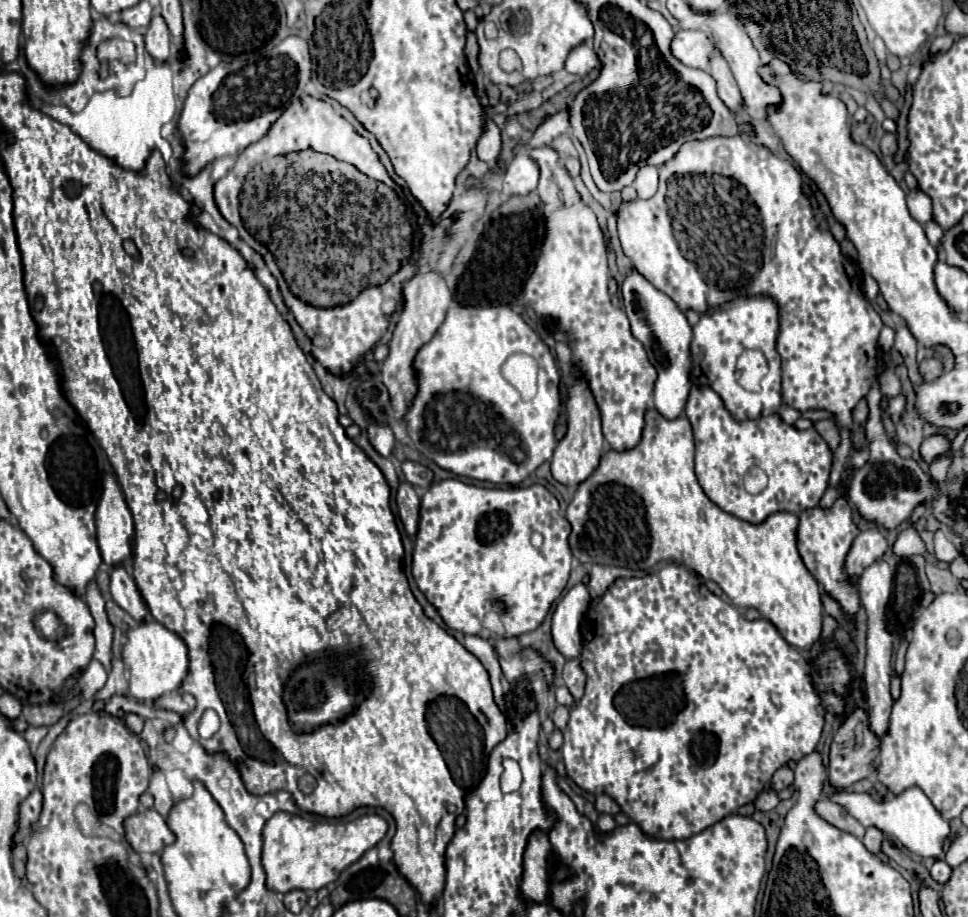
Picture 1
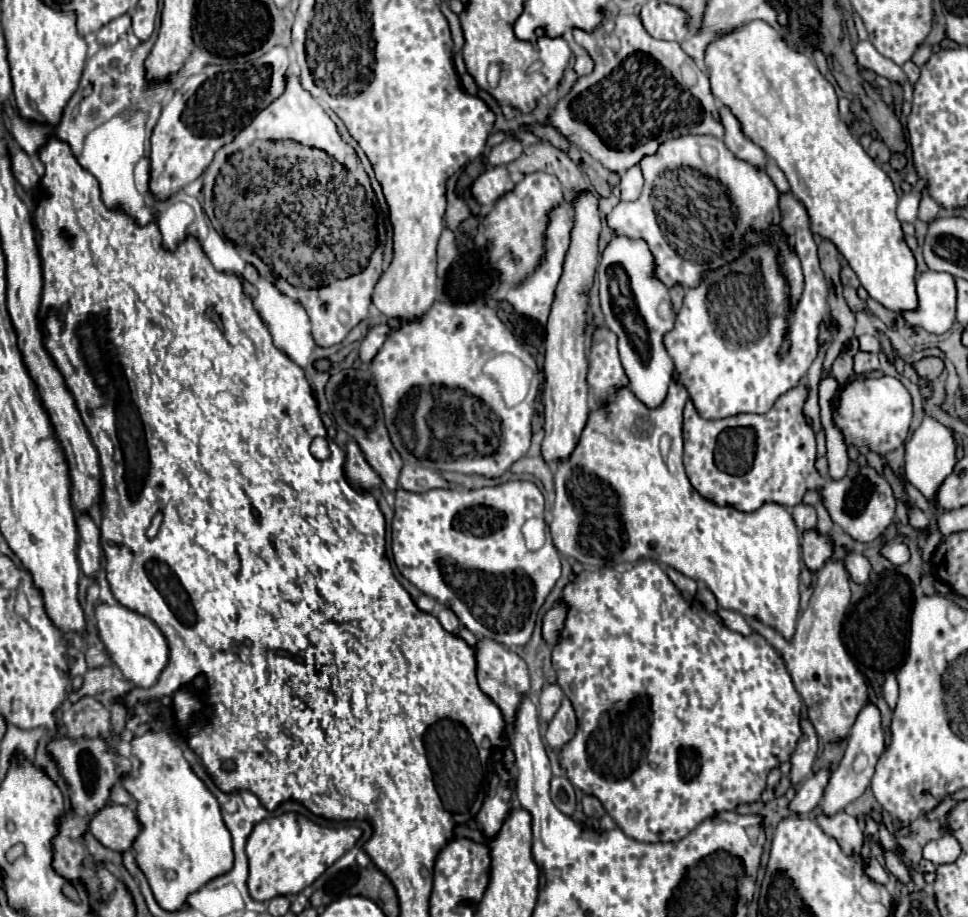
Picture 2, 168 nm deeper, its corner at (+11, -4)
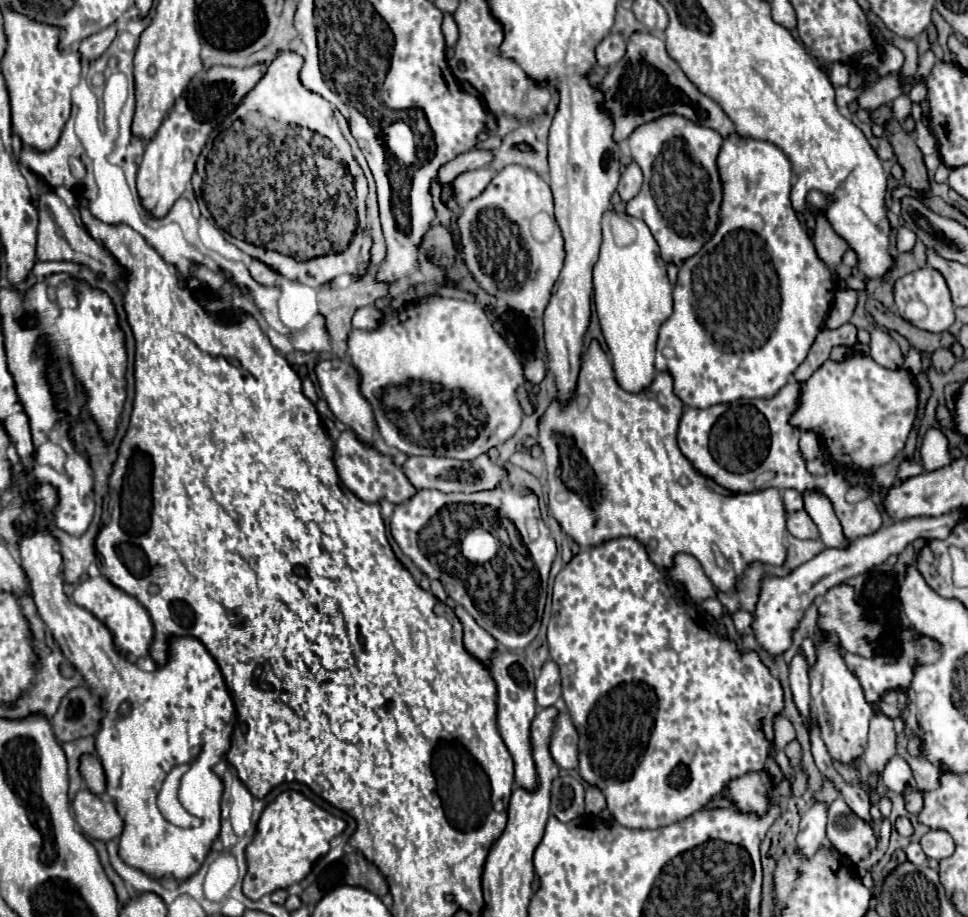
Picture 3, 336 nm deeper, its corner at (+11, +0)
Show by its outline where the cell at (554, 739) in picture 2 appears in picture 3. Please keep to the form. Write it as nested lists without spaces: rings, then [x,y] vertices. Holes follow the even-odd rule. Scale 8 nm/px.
[[[561,712],[555,722],[555,730],[551,736],[551,756],[555,758],[559,768],[573,770],[577,768],[577,730],[567,712]]]

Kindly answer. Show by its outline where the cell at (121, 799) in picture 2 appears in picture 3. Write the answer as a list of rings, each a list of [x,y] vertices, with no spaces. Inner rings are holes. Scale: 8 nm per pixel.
[[[83,754],[79,760],[79,772],[85,778],[87,790],[93,792],[95,796],[105,792],[105,774],[101,768],[101,762],[95,754]]]

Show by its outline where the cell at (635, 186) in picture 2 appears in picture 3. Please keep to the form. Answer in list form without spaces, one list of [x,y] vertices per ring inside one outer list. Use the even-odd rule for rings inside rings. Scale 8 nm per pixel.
[[[631,162],[631,164],[625,168],[625,172],[623,172],[621,180],[619,180],[617,192],[619,192],[621,200],[623,200],[623,202],[629,202],[633,196],[637,196],[637,192],[641,190],[641,184],[643,184],[641,168],[639,168],[635,162]]]

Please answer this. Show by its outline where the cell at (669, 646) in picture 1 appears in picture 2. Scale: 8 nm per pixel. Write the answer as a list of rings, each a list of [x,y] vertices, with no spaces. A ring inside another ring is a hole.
[[[651,560],[637,562],[637,566],[627,572],[615,572],[611,568],[581,572],[575,576],[575,582],[567,584],[567,588],[563,590],[563,600],[567,602],[569,612],[565,618],[561,642],[551,650],[551,654],[553,668],[557,672],[557,684],[577,712],[577,732],[559,750],[559,764],[571,784],[589,796],[597,796],[615,824],[629,838],[635,838],[639,842],[677,842],[709,816],[715,816],[723,810],[735,810],[739,804],[757,802],[761,798],[761,792],[765,790],[765,776],[769,774],[769,770],[777,768],[781,762],[787,762],[801,738],[803,702],[789,678],[783,658],[775,652],[775,648],[759,632],[743,636],[735,630],[729,630],[717,618],[717,614],[705,612],[699,602],[685,600],[677,586],[663,572],[663,568]]]

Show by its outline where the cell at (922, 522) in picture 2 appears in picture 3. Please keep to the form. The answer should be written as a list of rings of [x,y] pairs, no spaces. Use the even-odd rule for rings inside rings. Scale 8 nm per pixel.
[[[903,460],[899,464],[899,472],[897,472],[897,478],[899,480],[905,480],[905,478],[911,478],[911,476],[917,476],[917,474],[923,474],[925,470],[921,468],[921,464],[915,464],[915,462],[909,462],[909,460]]]

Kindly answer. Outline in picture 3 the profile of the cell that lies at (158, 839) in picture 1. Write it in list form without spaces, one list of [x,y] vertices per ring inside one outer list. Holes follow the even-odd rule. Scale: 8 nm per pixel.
[[[79,790],[73,800],[75,820],[83,834],[95,840],[111,840],[123,832],[123,820],[113,802],[103,802],[89,790]]]

